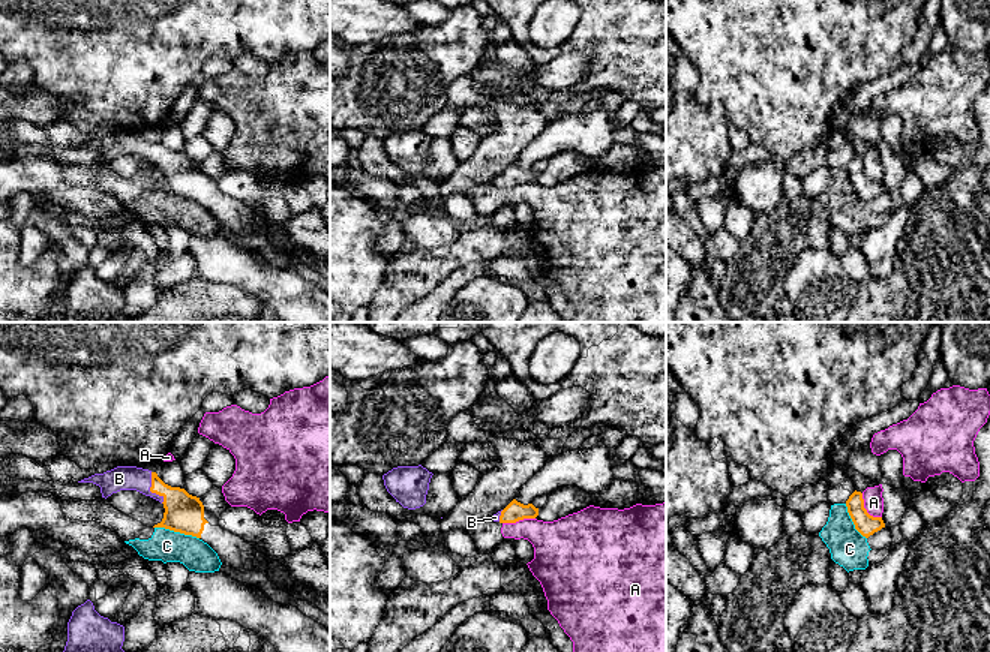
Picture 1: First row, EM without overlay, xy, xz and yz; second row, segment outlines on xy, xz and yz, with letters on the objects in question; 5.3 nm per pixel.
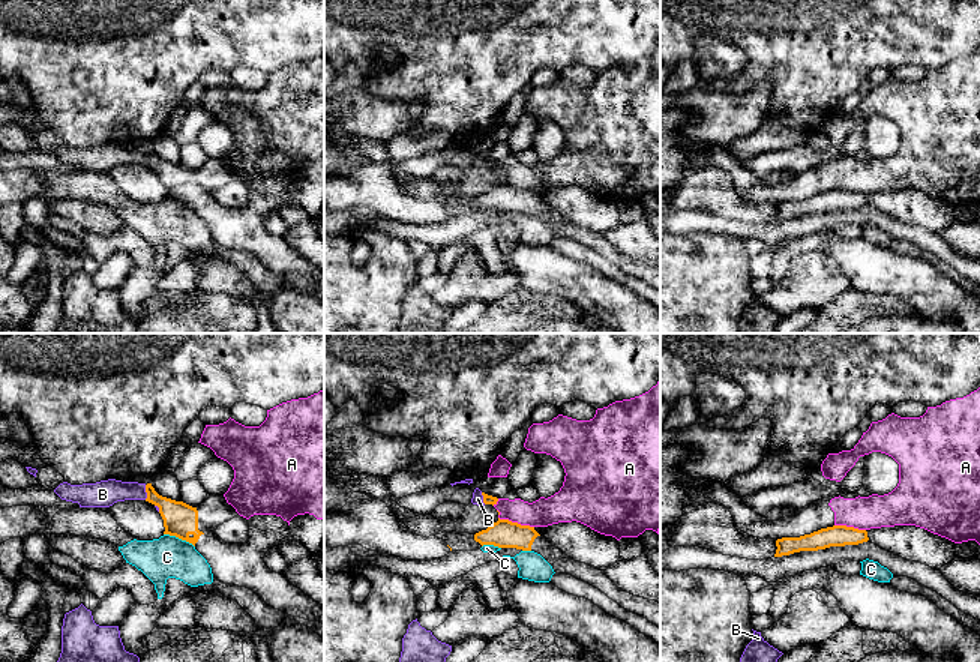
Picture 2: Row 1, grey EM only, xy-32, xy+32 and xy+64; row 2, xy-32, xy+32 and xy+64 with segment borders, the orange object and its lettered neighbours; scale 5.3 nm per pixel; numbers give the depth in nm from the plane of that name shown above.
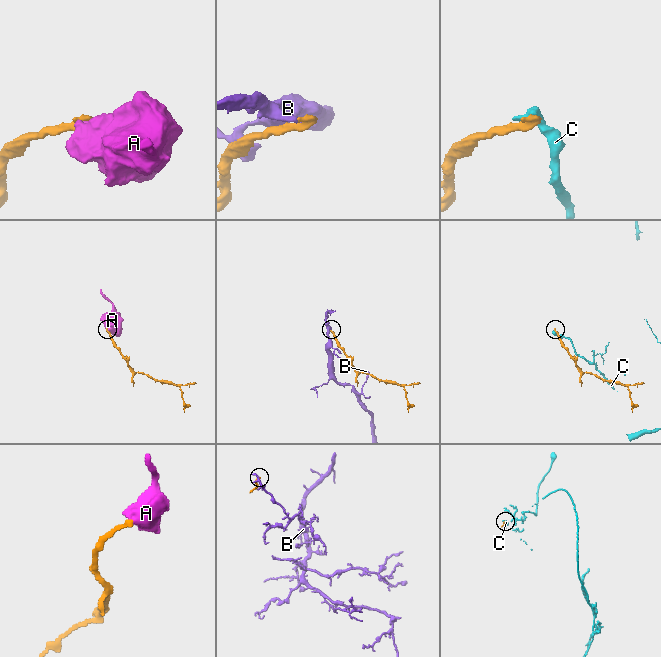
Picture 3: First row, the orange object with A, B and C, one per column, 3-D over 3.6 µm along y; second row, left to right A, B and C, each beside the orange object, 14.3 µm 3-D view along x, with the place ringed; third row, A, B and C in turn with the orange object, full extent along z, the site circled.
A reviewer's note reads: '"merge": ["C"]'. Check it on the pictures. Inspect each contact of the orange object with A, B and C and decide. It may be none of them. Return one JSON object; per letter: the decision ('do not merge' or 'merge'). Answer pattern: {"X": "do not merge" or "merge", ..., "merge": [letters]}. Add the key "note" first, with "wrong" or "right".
{"note": "wrong", "A": "do not merge", "B": "do not merge", "C": "do not merge", "merge": []}

